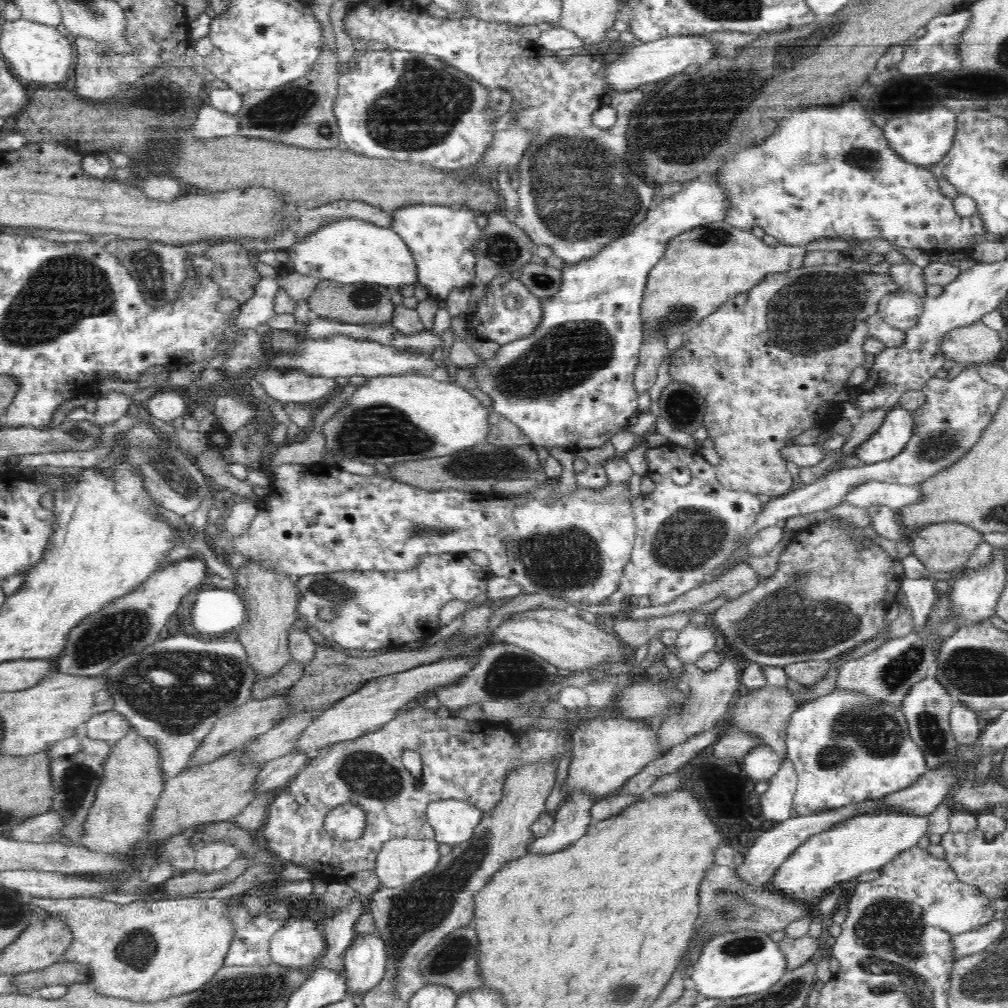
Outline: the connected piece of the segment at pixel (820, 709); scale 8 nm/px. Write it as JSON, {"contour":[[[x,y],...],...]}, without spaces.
{"contour":[[[840,687],[825,696],[805,701],[796,712],[792,712],[786,744],[787,758],[794,763],[798,775],[793,808],[800,816],[882,798],[914,784],[928,770],[924,751],[912,740],[901,706]]]}

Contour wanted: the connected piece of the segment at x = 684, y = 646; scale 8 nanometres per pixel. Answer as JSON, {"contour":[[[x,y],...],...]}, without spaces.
{"contour":[[[688,623],[678,631],[675,642],[676,656],[684,664],[695,664],[696,660],[706,652],[714,651],[721,644],[718,632],[710,626],[696,626]]]}

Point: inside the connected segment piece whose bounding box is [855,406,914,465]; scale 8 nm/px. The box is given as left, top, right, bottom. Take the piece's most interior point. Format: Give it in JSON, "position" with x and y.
{"position":[893,436]}

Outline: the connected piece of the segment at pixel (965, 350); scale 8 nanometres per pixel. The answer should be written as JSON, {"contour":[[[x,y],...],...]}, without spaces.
{"contour":[[[978,320],[970,326],[960,326],[944,334],[940,342],[940,352],[957,363],[995,362],[1002,357],[1000,332],[990,329]]]}

